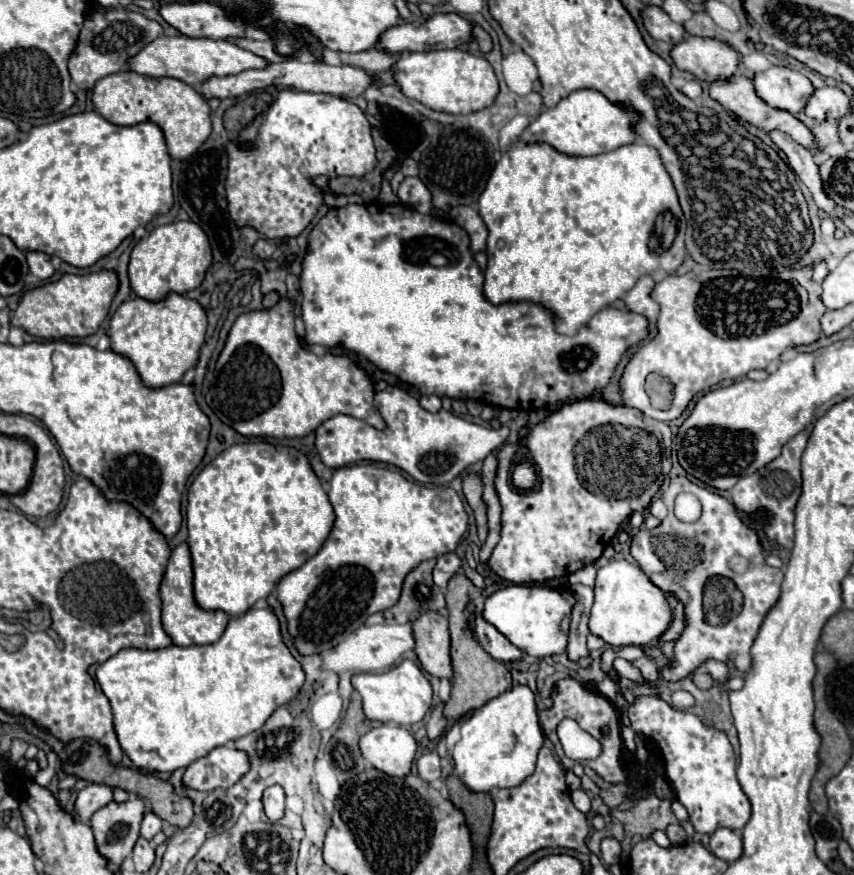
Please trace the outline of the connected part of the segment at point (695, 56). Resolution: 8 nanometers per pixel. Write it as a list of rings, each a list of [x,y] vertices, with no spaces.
[[[688,36],[670,50],[672,60],[680,70],[688,70],[696,78],[714,82],[716,78],[730,78],[738,70],[740,56],[728,44],[712,38]]]

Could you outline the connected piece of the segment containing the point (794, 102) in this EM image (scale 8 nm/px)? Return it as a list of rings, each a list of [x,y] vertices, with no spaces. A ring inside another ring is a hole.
[[[772,66],[764,72],[758,72],[754,76],[754,88],[768,106],[788,110],[790,114],[804,110],[814,92],[814,86],[806,76],[784,66]]]

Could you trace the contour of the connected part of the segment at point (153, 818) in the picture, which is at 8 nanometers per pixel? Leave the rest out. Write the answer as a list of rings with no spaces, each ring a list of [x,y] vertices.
[[[146,810],[144,820],[142,820],[142,836],[146,840],[152,840],[160,830],[162,830],[162,820],[156,814],[152,814],[150,810]]]

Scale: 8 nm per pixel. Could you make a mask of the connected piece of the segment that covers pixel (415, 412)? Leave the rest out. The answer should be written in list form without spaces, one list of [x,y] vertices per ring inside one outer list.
[[[388,386],[384,392],[376,394],[376,408],[386,422],[384,430],[376,430],[364,420],[346,414],[338,414],[316,428],[316,450],[326,466],[342,468],[362,460],[386,462],[408,472],[422,484],[448,484],[468,466],[498,450],[510,434],[508,426],[498,430],[472,426],[466,432],[464,418],[458,418],[446,410],[432,414],[424,410],[414,396],[396,386]]]

